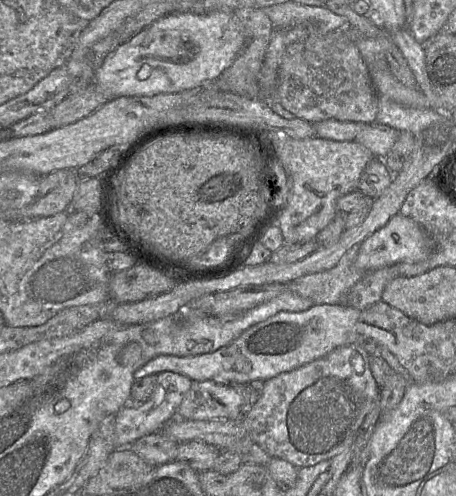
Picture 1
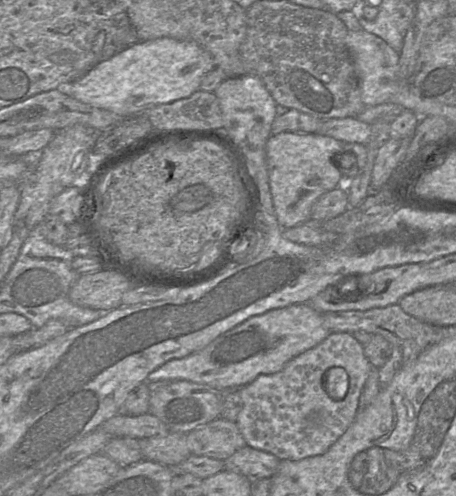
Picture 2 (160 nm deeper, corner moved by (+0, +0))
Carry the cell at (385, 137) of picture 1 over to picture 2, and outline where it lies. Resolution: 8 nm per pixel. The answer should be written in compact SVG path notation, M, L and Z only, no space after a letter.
M357 117L332 118L322 120L316 133L345 143L367 145L371 134L371 124L362 122Z

